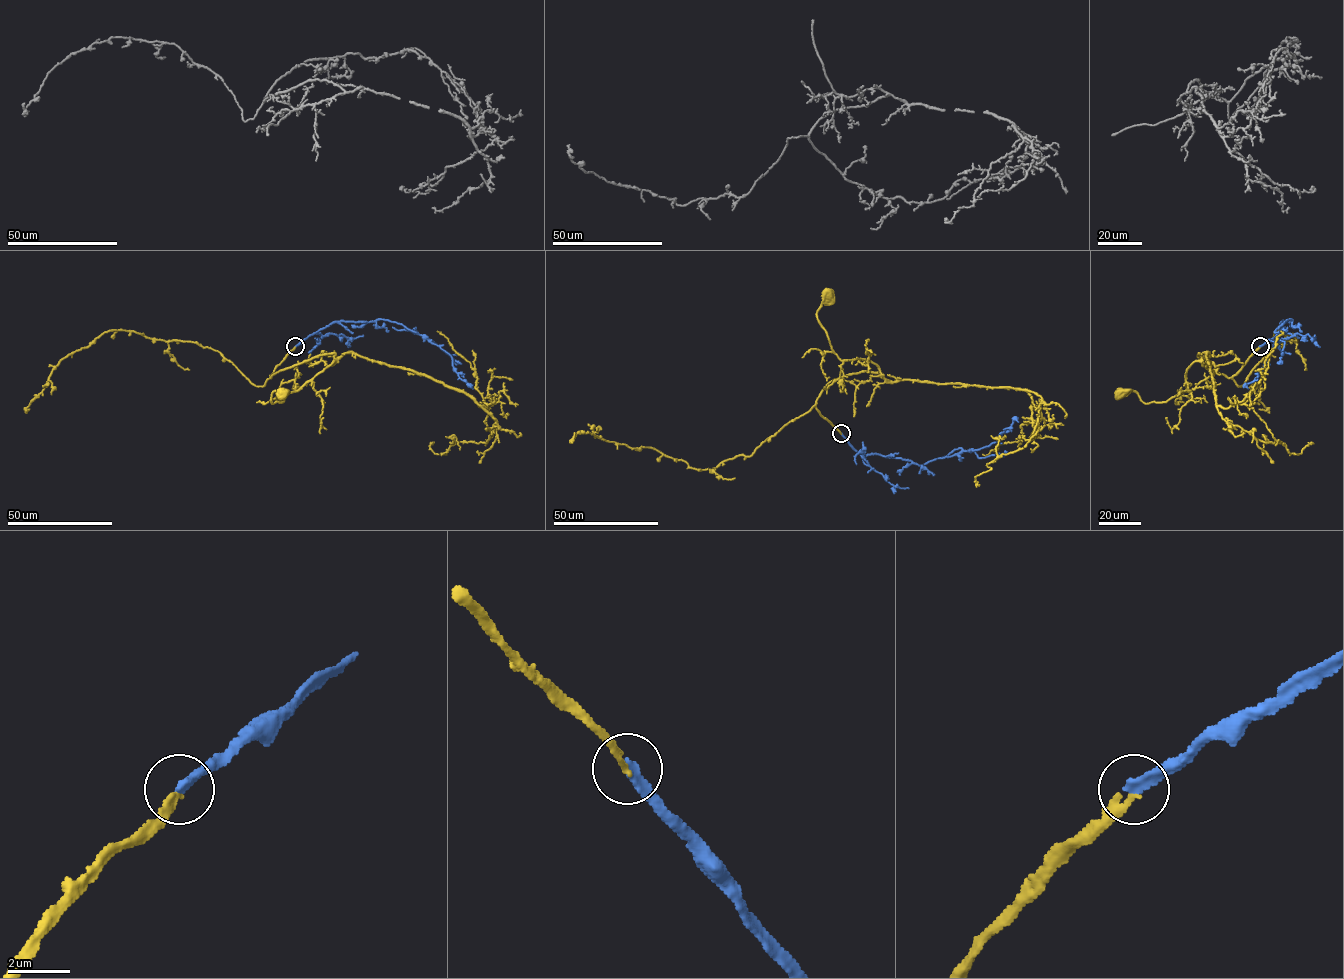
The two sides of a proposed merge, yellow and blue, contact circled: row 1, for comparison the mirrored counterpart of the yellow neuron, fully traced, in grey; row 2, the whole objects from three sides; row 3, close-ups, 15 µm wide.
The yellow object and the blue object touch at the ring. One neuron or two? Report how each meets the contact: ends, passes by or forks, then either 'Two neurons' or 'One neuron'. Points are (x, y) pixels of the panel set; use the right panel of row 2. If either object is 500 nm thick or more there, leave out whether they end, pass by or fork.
At the ring yellow ends. At the ring blue ends. One neuron

